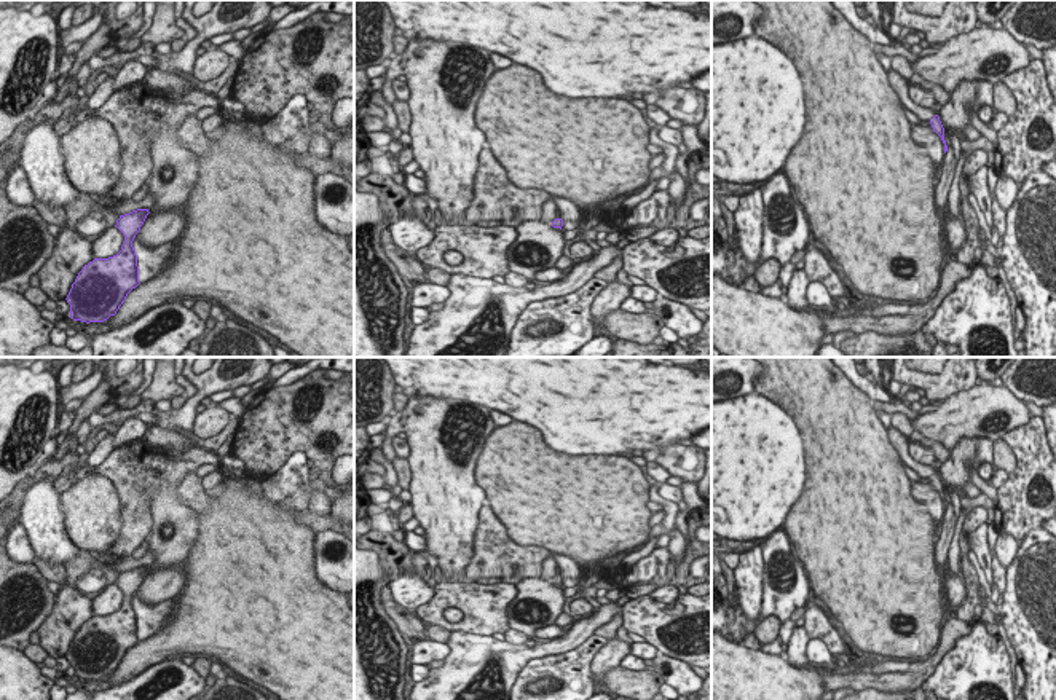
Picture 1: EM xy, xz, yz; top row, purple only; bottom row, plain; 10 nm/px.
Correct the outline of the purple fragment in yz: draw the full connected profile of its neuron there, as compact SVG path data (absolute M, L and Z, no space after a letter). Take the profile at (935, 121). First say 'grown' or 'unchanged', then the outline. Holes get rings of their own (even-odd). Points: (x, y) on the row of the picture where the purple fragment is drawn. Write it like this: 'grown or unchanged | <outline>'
grown | M890 70L889 72L889 80L890 85L893 86L893 89L898 92L901 104L909 108L911 112L914 112L922 121L928 121L933 128L933 131L941 137L943 144L944 144L944 153L948 151L948 145L944 140L944 128L940 121L940 116L935 113L935 105L933 107L922 107L919 104L916 104L911 97L909 97L909 81L901 77L896 70Z

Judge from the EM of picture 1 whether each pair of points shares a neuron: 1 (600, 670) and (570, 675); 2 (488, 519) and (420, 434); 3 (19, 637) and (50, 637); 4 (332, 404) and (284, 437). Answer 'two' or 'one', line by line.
1: two
2: two
3: two
4: one

